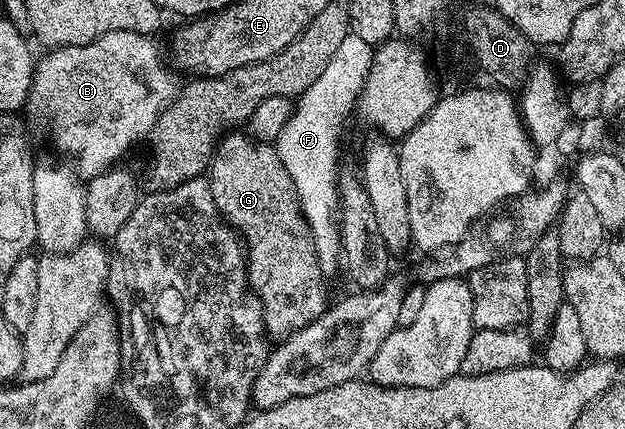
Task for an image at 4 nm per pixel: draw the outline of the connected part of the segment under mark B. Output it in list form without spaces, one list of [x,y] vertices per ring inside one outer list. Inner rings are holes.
[[[111,31],[84,45],[47,49],[44,57],[34,62],[26,112],[47,120],[52,143],[79,160],[77,172],[80,178],[90,179],[112,168],[122,153],[129,152],[131,145],[150,134],[164,109],[179,96],[181,84],[175,78],[176,70],[165,60],[164,50],[163,53],[159,50],[155,40],[154,36],[145,33]]]

